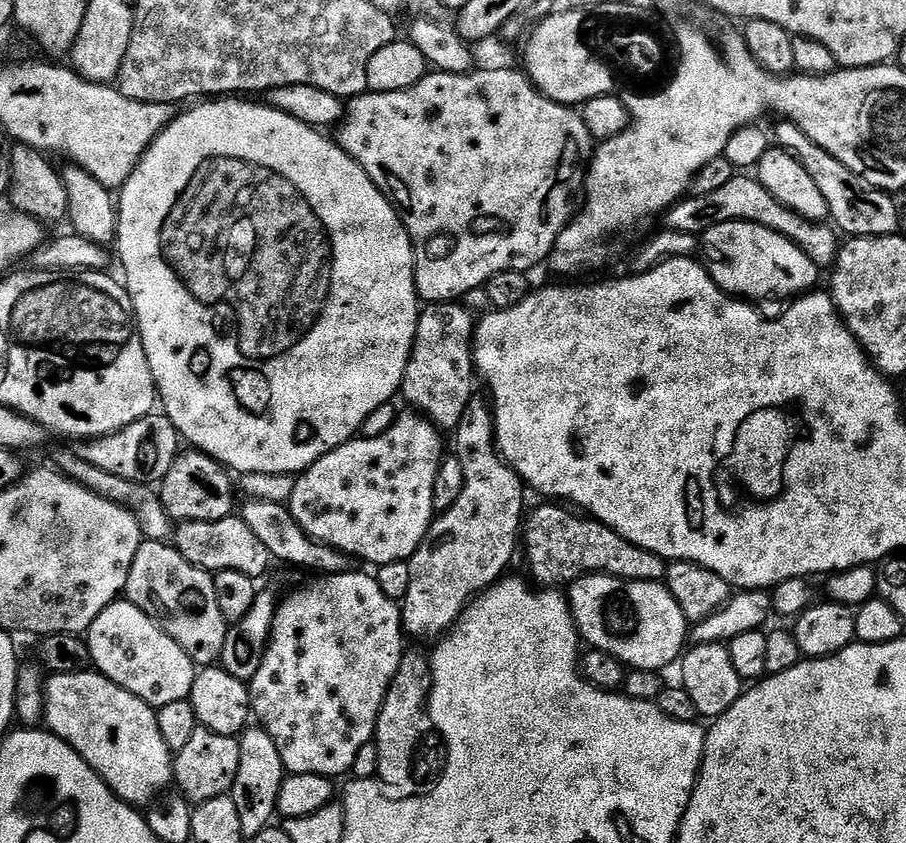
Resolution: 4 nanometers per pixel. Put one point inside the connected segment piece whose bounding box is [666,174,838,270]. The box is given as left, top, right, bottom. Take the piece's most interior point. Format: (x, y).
(742, 198)

